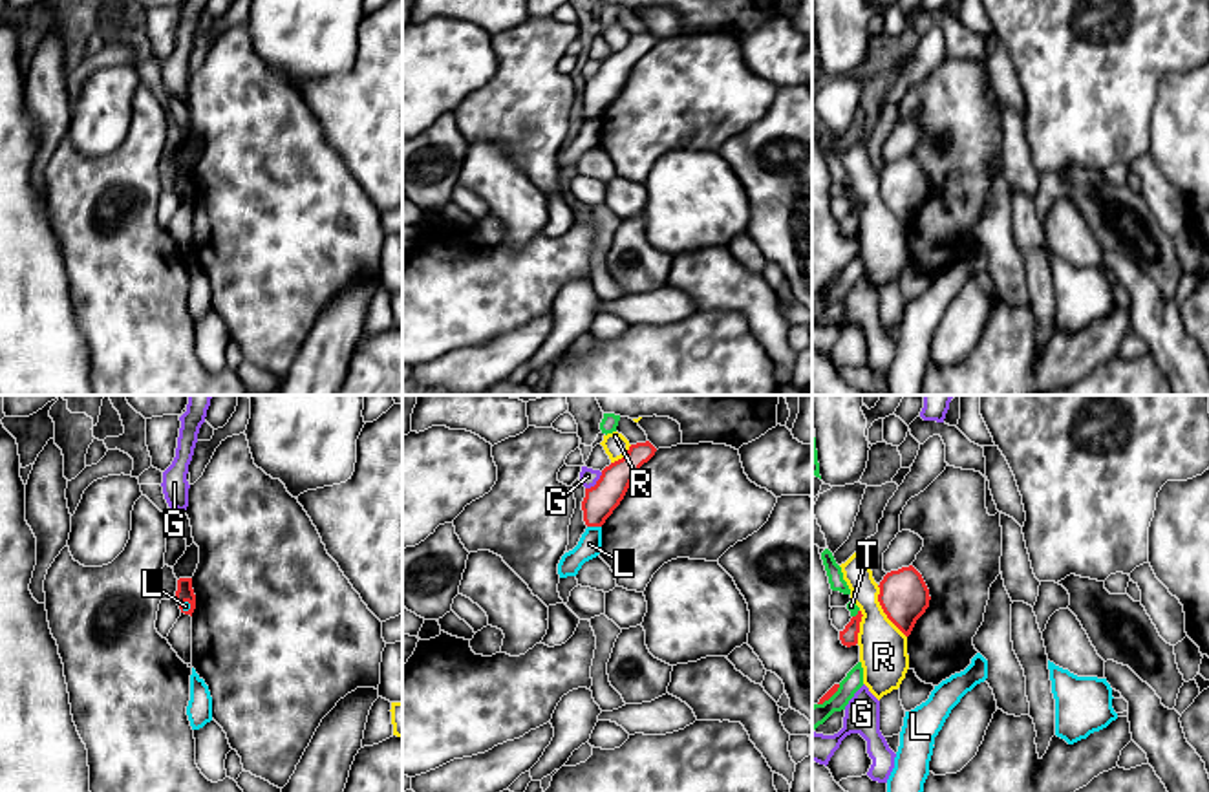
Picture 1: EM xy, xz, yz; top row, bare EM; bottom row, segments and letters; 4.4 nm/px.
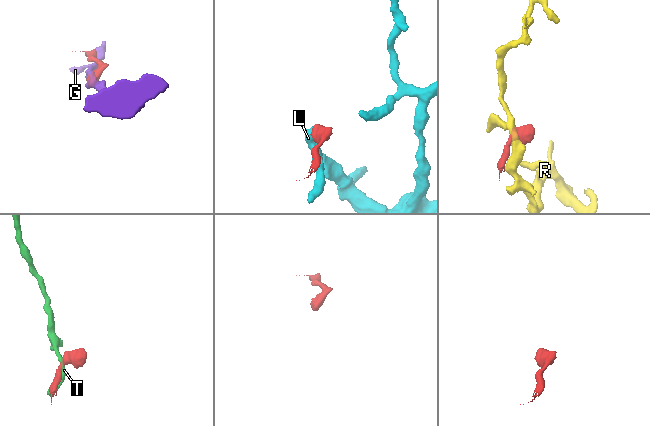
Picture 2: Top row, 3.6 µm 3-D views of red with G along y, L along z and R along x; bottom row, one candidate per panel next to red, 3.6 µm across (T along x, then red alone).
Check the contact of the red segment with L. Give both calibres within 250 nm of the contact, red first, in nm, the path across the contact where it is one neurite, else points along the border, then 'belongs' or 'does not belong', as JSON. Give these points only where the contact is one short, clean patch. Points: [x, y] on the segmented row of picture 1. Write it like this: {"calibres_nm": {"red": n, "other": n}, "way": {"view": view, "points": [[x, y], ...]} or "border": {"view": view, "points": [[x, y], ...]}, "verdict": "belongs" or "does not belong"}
{"calibres_nm": {"red": 140, "other": 100}, "verdict": "does not belong"}

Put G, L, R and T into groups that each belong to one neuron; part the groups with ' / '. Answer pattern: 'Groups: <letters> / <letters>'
Groups: G / L / R / T

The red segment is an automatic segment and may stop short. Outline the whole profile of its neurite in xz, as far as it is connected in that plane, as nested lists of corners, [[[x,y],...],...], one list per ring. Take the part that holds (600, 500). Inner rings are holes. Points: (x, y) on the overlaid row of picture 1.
[[[646,441],[631,444],[627,454],[602,470],[594,487],[585,488],[582,501],[587,527],[602,527],[624,499],[635,474],[655,455],[657,448]]]

